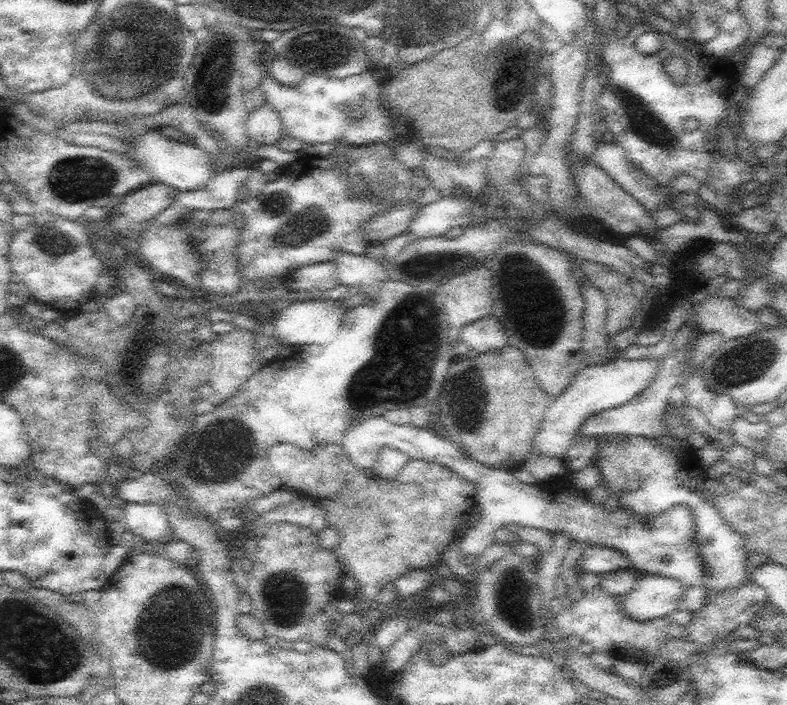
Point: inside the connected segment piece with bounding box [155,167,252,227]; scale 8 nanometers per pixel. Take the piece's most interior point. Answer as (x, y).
(222, 192)

